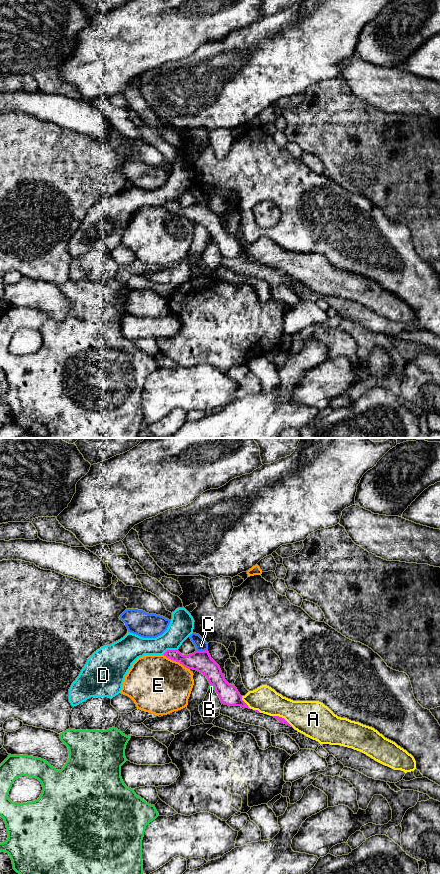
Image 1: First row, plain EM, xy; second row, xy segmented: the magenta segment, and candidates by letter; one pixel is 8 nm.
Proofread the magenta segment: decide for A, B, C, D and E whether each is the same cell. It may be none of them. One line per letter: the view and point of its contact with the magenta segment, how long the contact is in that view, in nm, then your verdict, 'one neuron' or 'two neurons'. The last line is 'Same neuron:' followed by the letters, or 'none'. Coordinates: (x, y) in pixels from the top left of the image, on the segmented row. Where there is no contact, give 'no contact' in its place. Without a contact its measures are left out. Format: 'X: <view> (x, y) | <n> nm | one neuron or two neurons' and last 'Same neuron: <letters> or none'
A: xy (283, 718) | 180 nm | two neurons
B: xy (213, 685) | 70 nm | two neurons
C: xy (201, 651) | 100 nm | two neurons
D: xy (169, 650) | 130 nm | two neurons
E: xy (176, 661) | 240 nm | two neurons
Same neuron: none

